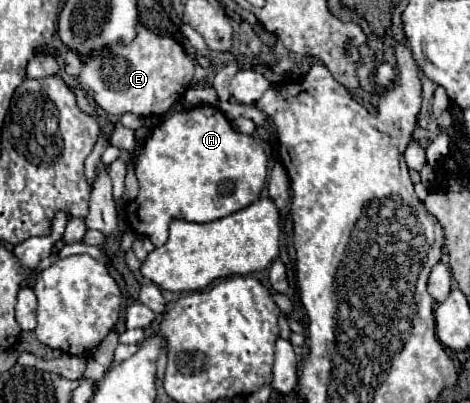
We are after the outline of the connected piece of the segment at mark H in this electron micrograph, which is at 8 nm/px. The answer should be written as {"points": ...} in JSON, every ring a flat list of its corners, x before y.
{"points":[[216,106,174,112,146,140,136,160,138,196,127,205,130,224,156,248,168,240,172,220,212,222,252,204,264,188,268,158,260,142,240,134]]}

